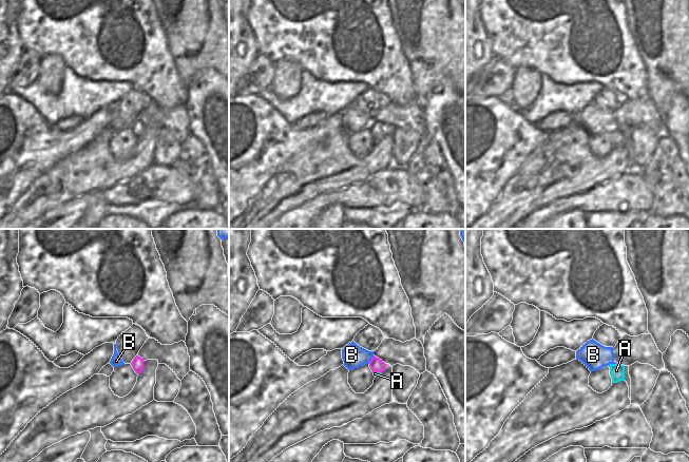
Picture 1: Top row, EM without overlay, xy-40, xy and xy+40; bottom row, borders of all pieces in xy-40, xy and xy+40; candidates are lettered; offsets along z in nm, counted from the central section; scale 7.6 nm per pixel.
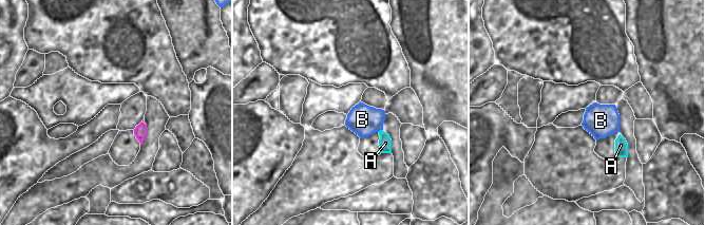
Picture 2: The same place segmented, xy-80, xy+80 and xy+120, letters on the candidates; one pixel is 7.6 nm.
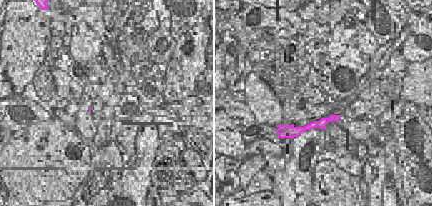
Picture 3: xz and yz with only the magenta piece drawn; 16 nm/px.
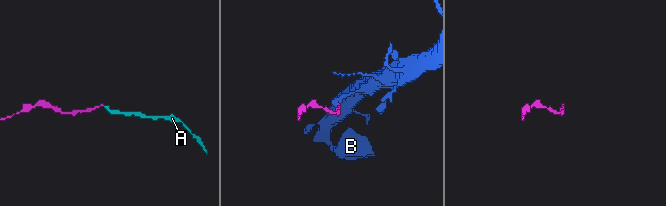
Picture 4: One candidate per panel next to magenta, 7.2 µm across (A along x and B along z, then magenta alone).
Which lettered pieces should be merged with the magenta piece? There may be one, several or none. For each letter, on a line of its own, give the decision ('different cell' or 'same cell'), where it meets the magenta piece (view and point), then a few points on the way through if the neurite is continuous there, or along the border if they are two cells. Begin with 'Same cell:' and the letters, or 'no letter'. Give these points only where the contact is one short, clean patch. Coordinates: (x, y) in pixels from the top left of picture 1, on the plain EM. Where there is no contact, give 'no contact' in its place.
Same cell: A
A: same cell; contact xy (378, 135); way xy (376, 128), (378, 135), (375, 137)
B: different cell; contact xy (370, 123); border xy (374, 119), (368, 127)

